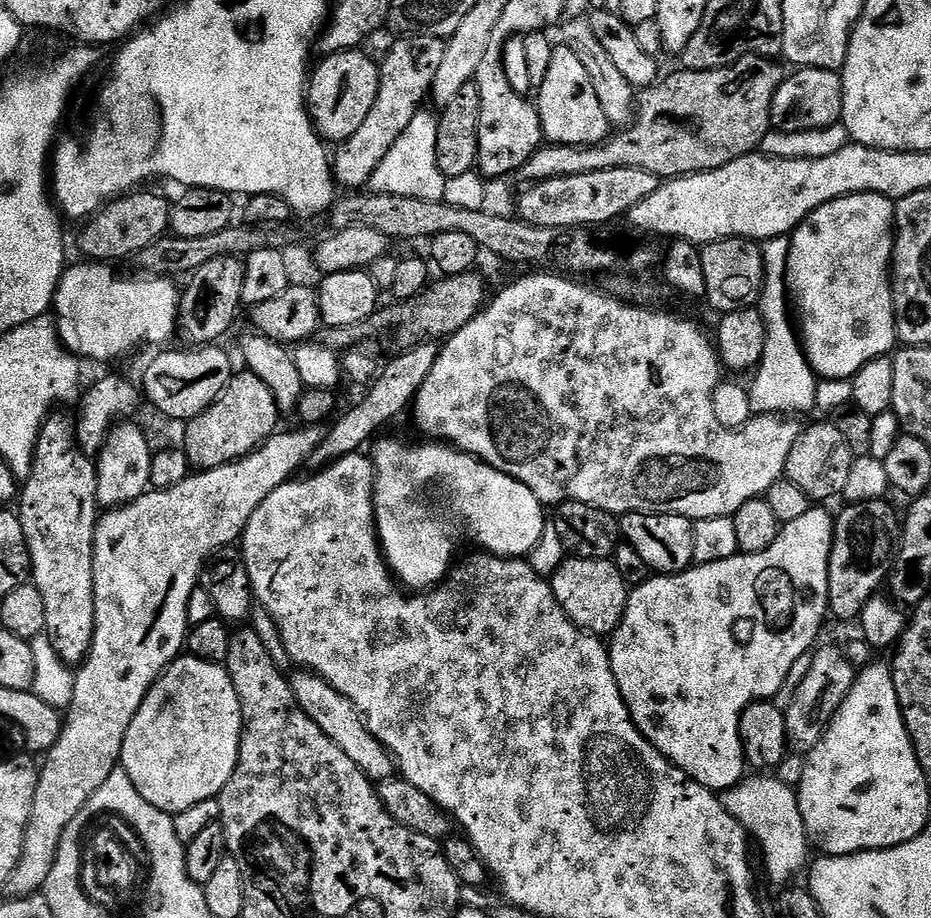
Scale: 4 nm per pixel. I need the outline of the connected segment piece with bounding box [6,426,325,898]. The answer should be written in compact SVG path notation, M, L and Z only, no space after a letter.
M304 426L299 429L301 432L288 432L285 436L281 434L273 434L272 437L259 448L244 456L240 460L230 462L226 466L218 466L209 472L193 471L184 480L178 482L177 485L170 486L168 489L160 491L149 490L144 493L142 498L138 498L132 504L126 504L123 508L113 508L105 511L99 517L96 526L96 545L94 546L94 638L92 639L92 648L88 652L88 656L84 659L83 664L79 665L78 671L75 673L76 681L74 682L74 698L68 703L66 715L63 717L64 728L60 732L58 742L43 757L44 768L39 769L36 778L36 789L34 790L34 806L30 806L30 822L26 826L26 834L24 835L24 849L20 855L18 866L14 866L14 870L10 874L6 885L7 895L12 898L22 896L35 896L43 889L46 878L50 876L50 866L54 866L54 858L58 856L58 846L62 842L62 834L66 834L66 826L70 826L70 822L74 822L74 818L78 818L80 811L86 806L86 802L98 790L98 786L102 786L102 782L106 782L106 778L110 778L110 774L118 767L120 762L120 751L122 750L122 742L126 730L130 726L130 722L134 722L134 714L138 714L138 710L142 706L142 702L146 698L146 694L151 690L152 685L156 683L157 678L164 673L165 668L185 651L186 641L190 631L188 622L188 603L190 602L190 594L198 587L200 583L200 573L204 571L205 564L209 559L216 555L217 552L227 549L229 546L243 537L246 526L250 522L250 518L254 514L254 510L258 510L258 506L262 506L262 502L266 502L266 498L270 494L274 494L274 490L278 486L287 484L289 480L297 475L296 472L301 467L307 465L310 454L314 454L314 450L322 442L325 433L316 426Z

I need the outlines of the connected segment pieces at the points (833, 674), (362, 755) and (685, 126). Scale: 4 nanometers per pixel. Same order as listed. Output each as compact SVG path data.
M822 644L811 653L802 682L798 682L798 686L792 691L792 700L784 708L787 747L801 754L810 753L814 746L818 746L833 714L839 710L840 703L852 689L858 671L857 665L849 662L847 651L841 645L839 648L836 644Z
M307 670L293 671L290 683L298 706L302 706L318 730L322 730L322 734L326 734L326 738L330 738L330 742L334 742L334 746L338 746L338 750L342 750L342 754L346 754L346 758L350 758L350 762L354 762L354 766L358 766L358 770L362 770L368 780L379 782L393 779L394 761L391 752L368 732L364 717L345 696L338 694L321 676Z
M743 56L738 63L718 70L679 70L673 76L665 75L655 86L639 93L638 111L632 123L621 127L617 136L616 133L609 135L604 143L590 144L586 148L565 144L541 146L525 162L522 176L528 182L537 182L574 174L601 172L607 168L641 168L661 178L675 178L693 176L695 172L709 172L743 156L751 156L759 149L762 138L772 128L774 94L778 94L778 86L786 75L785 69L780 69L776 63L775 59L766 56Z

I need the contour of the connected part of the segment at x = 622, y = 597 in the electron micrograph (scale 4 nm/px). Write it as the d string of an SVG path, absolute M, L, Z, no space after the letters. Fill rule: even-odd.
M565 559L560 569L551 576L550 583L558 606L562 606L570 622L591 636L611 637L622 622L630 589L622 582L622 574L618 574L612 560Z

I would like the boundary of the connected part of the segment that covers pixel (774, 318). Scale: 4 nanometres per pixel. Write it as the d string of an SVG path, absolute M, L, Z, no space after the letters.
M768 242L763 245L763 249L764 285L760 291L758 307L766 326L766 346L754 372L756 381L748 388L750 406L753 413L762 416L812 412L816 407L815 388L818 376L814 369L808 365L802 341L790 319L790 301L788 299L788 283L786 282L786 266L788 265L790 246L787 242Z

